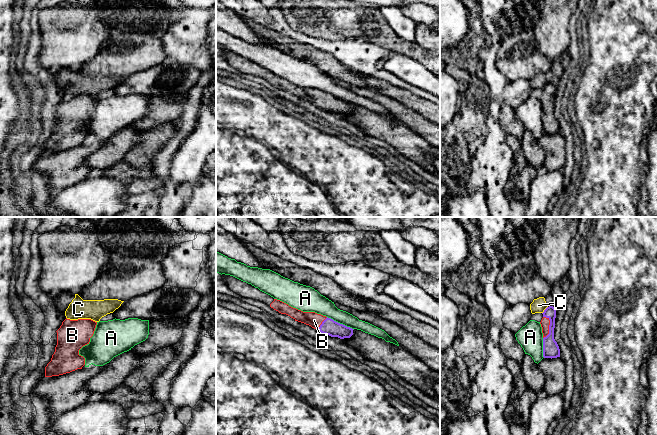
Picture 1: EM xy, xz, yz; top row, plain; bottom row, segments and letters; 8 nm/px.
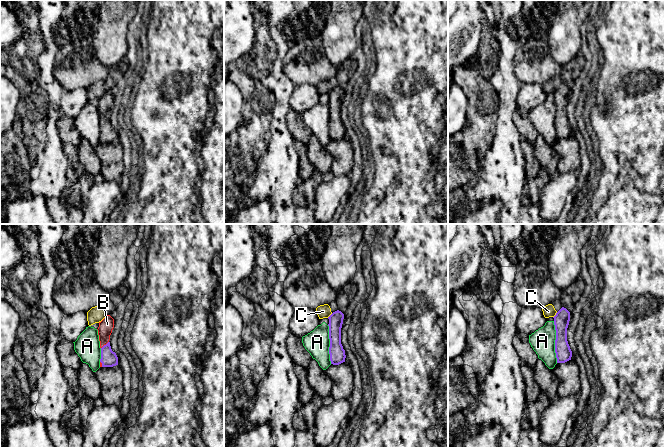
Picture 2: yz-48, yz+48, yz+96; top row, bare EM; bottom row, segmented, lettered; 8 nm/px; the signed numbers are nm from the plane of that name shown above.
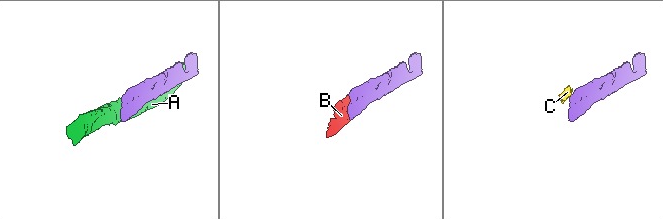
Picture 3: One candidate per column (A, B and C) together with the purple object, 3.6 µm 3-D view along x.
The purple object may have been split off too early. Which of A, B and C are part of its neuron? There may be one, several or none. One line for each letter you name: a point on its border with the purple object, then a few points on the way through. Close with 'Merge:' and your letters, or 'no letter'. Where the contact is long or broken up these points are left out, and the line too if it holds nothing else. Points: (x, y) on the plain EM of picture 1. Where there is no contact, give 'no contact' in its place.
B: yz (549, 103) | across yz (551, 125), (549, 120), (549, 103), (545, 98)
Merge: B

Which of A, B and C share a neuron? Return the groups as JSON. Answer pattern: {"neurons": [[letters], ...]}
{"neurons": [["A"], ["B"], ["C"]]}

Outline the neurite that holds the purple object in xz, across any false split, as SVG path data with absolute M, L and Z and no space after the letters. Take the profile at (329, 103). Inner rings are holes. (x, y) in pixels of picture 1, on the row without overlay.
M222 50L221 53L228 64L234 69L245 74L264 78L279 89L286 90L295 97L309 101L323 110L331 113L338 113L340 115L350 114L353 111L354 105L340 100L331 94L315 88L303 88L293 84L288 80L274 75L270 71L260 67L251 60L243 58L233 52Z

